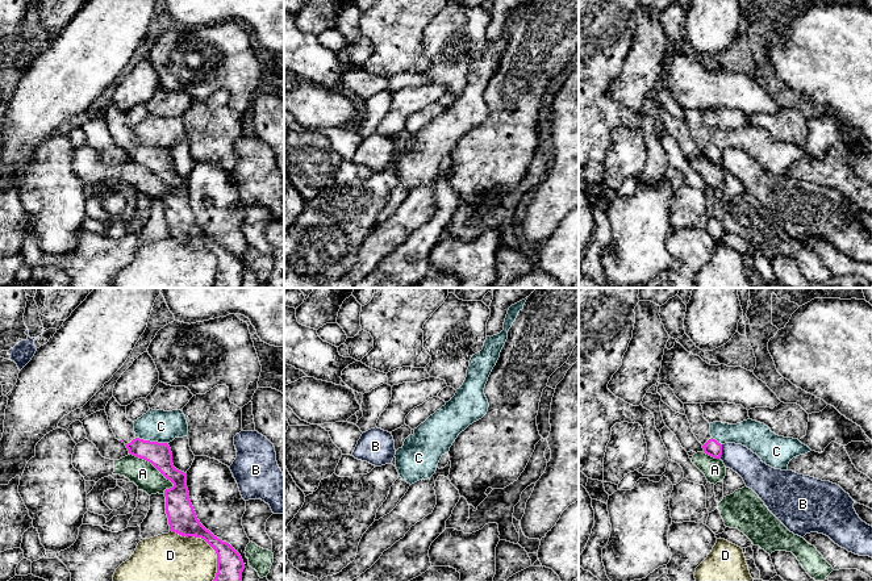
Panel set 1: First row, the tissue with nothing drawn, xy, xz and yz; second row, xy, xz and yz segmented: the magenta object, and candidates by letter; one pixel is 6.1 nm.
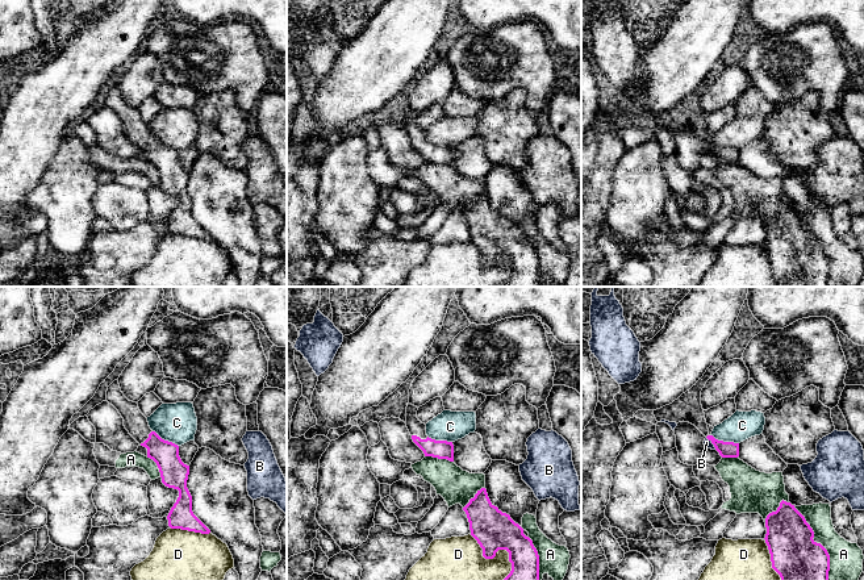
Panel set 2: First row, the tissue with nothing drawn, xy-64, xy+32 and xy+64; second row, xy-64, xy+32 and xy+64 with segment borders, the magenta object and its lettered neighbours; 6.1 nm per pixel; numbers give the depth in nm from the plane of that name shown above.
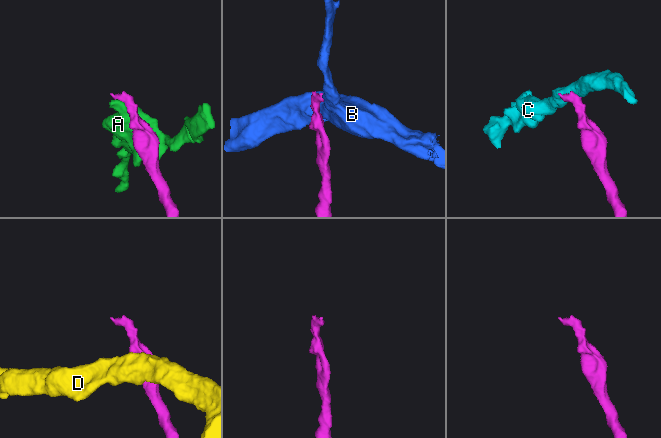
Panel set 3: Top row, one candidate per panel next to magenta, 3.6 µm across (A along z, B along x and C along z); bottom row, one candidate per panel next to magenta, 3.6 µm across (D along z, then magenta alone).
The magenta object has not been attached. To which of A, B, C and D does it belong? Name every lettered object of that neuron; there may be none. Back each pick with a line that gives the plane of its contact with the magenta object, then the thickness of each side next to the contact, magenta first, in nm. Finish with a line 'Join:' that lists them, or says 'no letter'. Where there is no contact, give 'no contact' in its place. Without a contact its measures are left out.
Join: no letter

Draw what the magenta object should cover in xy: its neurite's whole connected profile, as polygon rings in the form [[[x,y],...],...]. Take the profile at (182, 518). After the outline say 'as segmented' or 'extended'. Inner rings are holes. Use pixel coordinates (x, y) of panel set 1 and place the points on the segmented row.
[[[114,397],[108,401],[105,413],[116,439],[126,446],[129,453],[151,463],[174,484],[172,488],[164,490],[170,531],[185,538],[201,538],[216,551],[217,573],[213,581],[242,581],[245,564],[241,555],[197,519],[189,500],[187,473],[174,467],[170,446],[137,438],[134,422],[126,418],[126,406],[121,406]]]; extended

